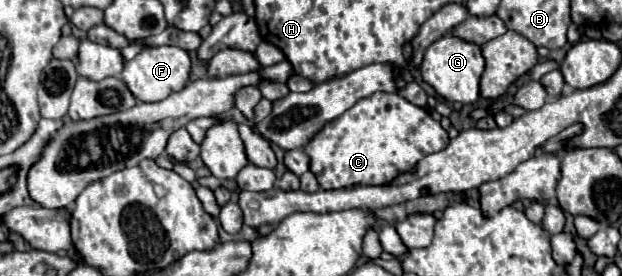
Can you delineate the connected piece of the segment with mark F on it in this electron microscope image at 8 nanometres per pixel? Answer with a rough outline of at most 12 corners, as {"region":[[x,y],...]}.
{"region":[[151,46],[125,62],[121,80],[141,102],[181,90],[191,58]]}

